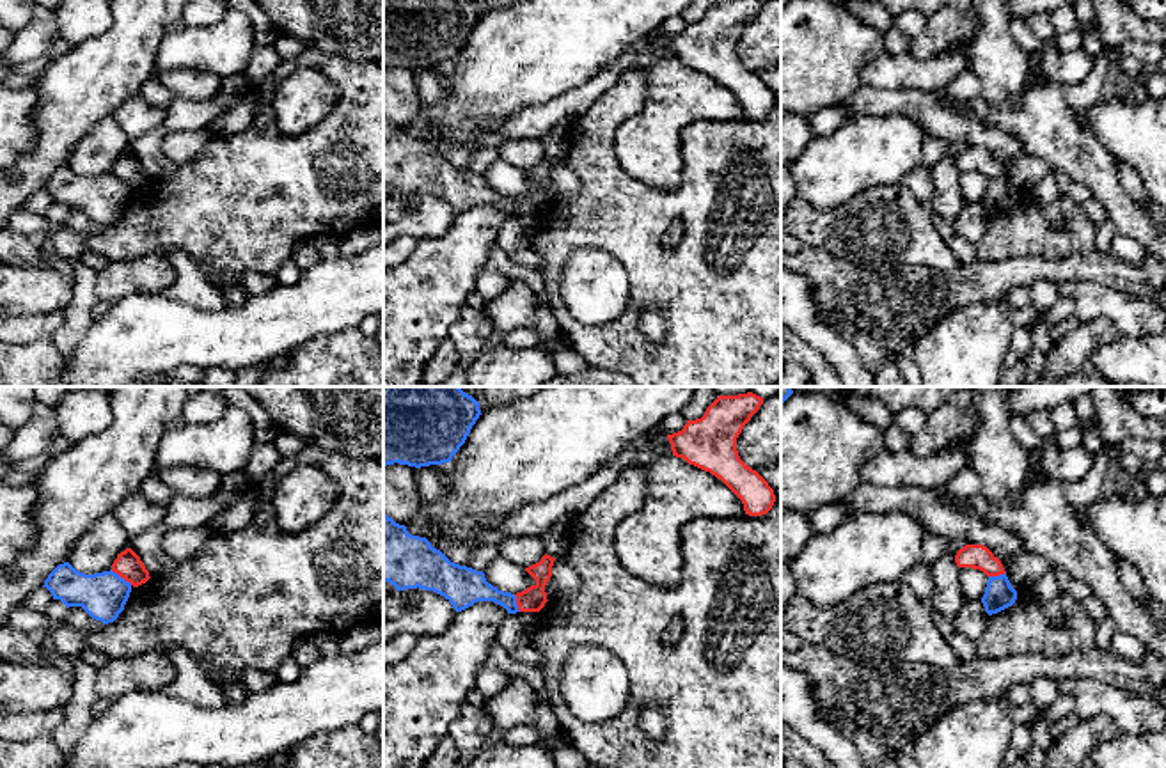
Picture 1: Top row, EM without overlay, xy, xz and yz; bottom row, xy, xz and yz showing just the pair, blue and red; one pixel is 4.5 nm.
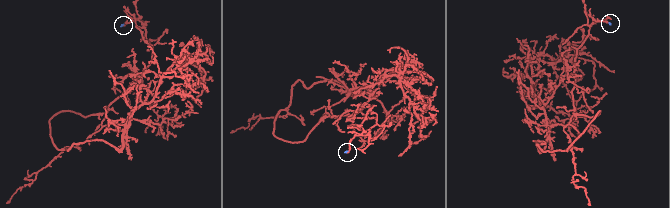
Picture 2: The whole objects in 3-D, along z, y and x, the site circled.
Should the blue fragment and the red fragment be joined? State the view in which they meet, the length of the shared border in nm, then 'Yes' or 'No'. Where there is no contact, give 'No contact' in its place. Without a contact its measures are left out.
Touches blue in xy. Shared border 120 nm. No

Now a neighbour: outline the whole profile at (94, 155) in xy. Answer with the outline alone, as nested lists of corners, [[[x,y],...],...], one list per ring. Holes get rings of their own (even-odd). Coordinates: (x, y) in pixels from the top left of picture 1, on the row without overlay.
[[[112,115],[98,121],[76,144],[67,165],[80,176],[94,177],[110,174],[121,154],[130,151],[130,138]]]

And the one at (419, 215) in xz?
[[[424,192],[394,193],[383,200],[383,245],[406,236],[419,239],[444,236],[458,215],[444,199]]]

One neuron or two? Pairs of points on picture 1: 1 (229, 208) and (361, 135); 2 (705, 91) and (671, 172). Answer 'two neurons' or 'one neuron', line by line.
1: one neuron
2: one neuron

